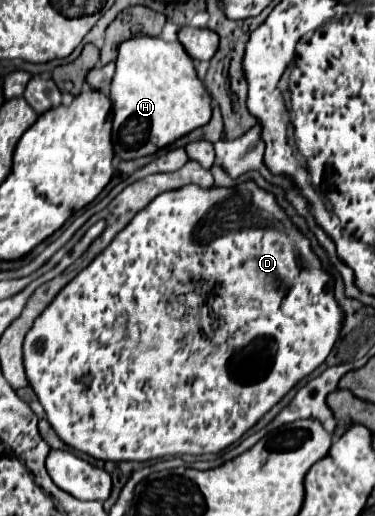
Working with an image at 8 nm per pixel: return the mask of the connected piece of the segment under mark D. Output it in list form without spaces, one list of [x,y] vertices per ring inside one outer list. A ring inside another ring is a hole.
[[[245,182],[237,188],[209,188],[209,190],[189,184],[181,190],[165,192],[154,198],[43,310],[43,314],[35,320],[33,328],[27,332],[23,344],[25,372],[31,388],[35,390],[39,402],[47,412],[47,420],[51,422],[59,438],[65,444],[73,446],[75,450],[87,452],[93,458],[115,460],[115,462],[121,460],[147,462],[163,456],[215,454],[227,448],[229,444],[237,442],[303,376],[311,374],[319,364],[325,362],[333,344],[339,338],[341,322],[343,322],[343,310],[337,306],[331,294],[331,276],[321,270],[321,262],[313,254],[309,240],[301,236],[301,232],[291,224],[289,216],[277,206],[273,194],[263,192],[253,182]],[[201,291],[213,292],[215,294],[213,302],[211,299],[201,303],[199,297]],[[103,328],[107,328],[109,344],[105,342],[93,344],[93,338],[101,338],[95,336],[93,332],[95,330],[99,332]]]

